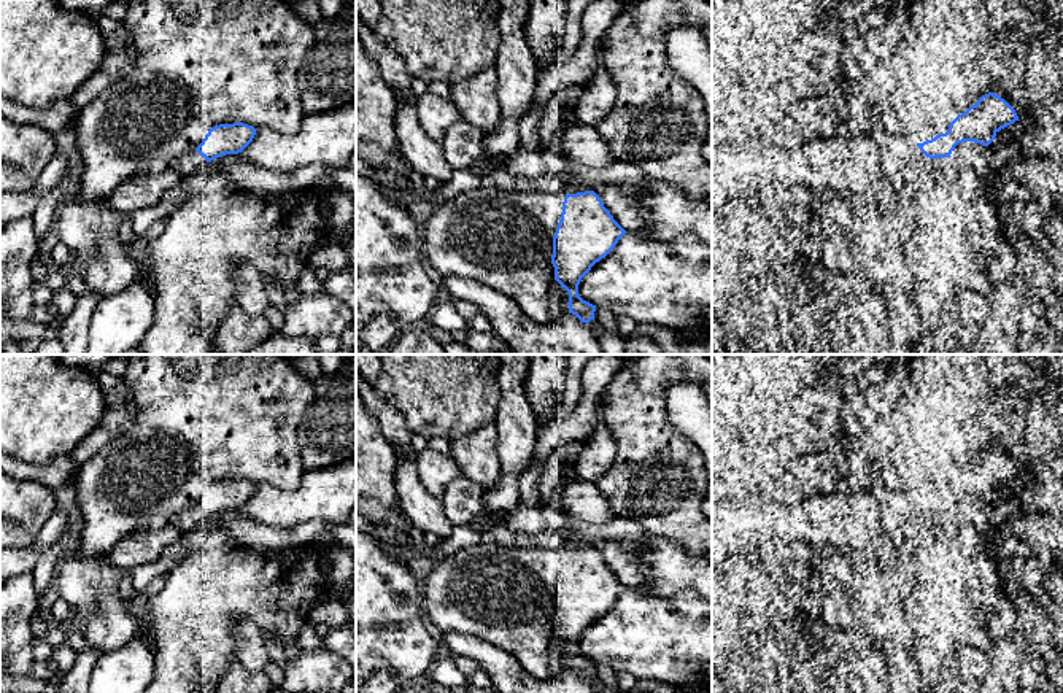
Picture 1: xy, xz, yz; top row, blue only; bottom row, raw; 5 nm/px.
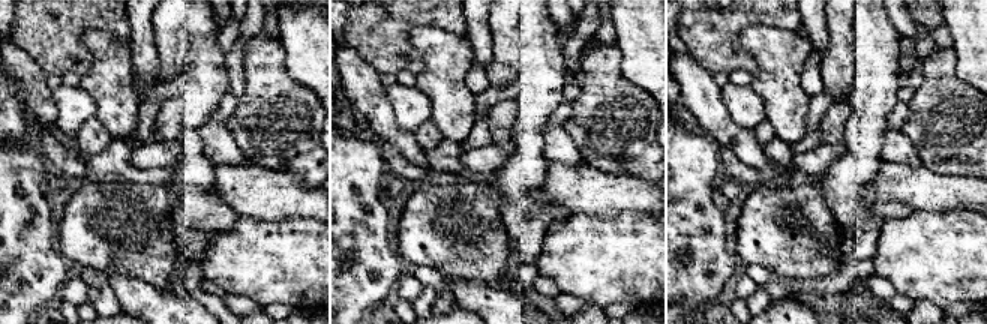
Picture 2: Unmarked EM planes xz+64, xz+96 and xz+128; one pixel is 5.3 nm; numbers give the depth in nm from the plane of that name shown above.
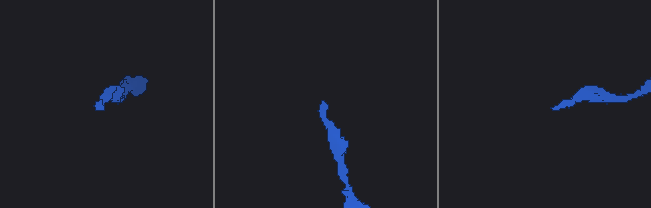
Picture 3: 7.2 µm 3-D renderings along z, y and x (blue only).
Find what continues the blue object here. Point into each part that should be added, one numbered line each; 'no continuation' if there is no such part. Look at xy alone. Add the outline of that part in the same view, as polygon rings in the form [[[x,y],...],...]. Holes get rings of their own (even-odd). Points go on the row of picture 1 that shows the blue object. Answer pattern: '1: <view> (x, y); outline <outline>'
1: xy (191, 164); outline [[[189,149],[172,161],[170,168],[183,178],[199,178],[207,165],[208,162],[205,157],[202,157],[195,149]]]

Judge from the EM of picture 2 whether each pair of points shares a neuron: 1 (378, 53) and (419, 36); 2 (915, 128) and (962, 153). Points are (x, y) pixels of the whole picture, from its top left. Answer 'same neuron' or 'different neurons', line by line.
1: different neurons
2: same neuron

